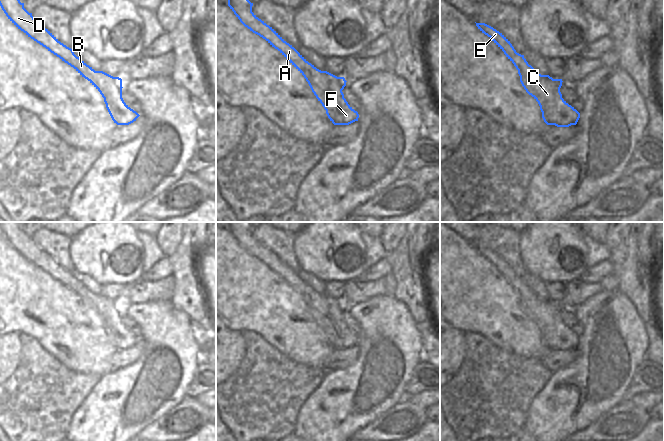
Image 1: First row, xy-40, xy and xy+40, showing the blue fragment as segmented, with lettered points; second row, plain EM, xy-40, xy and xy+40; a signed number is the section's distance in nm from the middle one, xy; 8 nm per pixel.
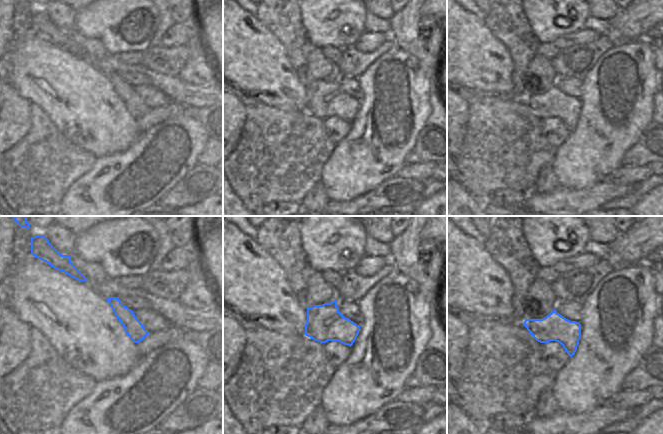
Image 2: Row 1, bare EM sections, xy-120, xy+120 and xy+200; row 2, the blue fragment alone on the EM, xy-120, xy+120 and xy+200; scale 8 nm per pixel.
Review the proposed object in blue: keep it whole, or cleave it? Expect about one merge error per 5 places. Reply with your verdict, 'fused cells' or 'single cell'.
single cell

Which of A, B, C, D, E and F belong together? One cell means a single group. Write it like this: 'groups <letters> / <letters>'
groups A B C D E F

